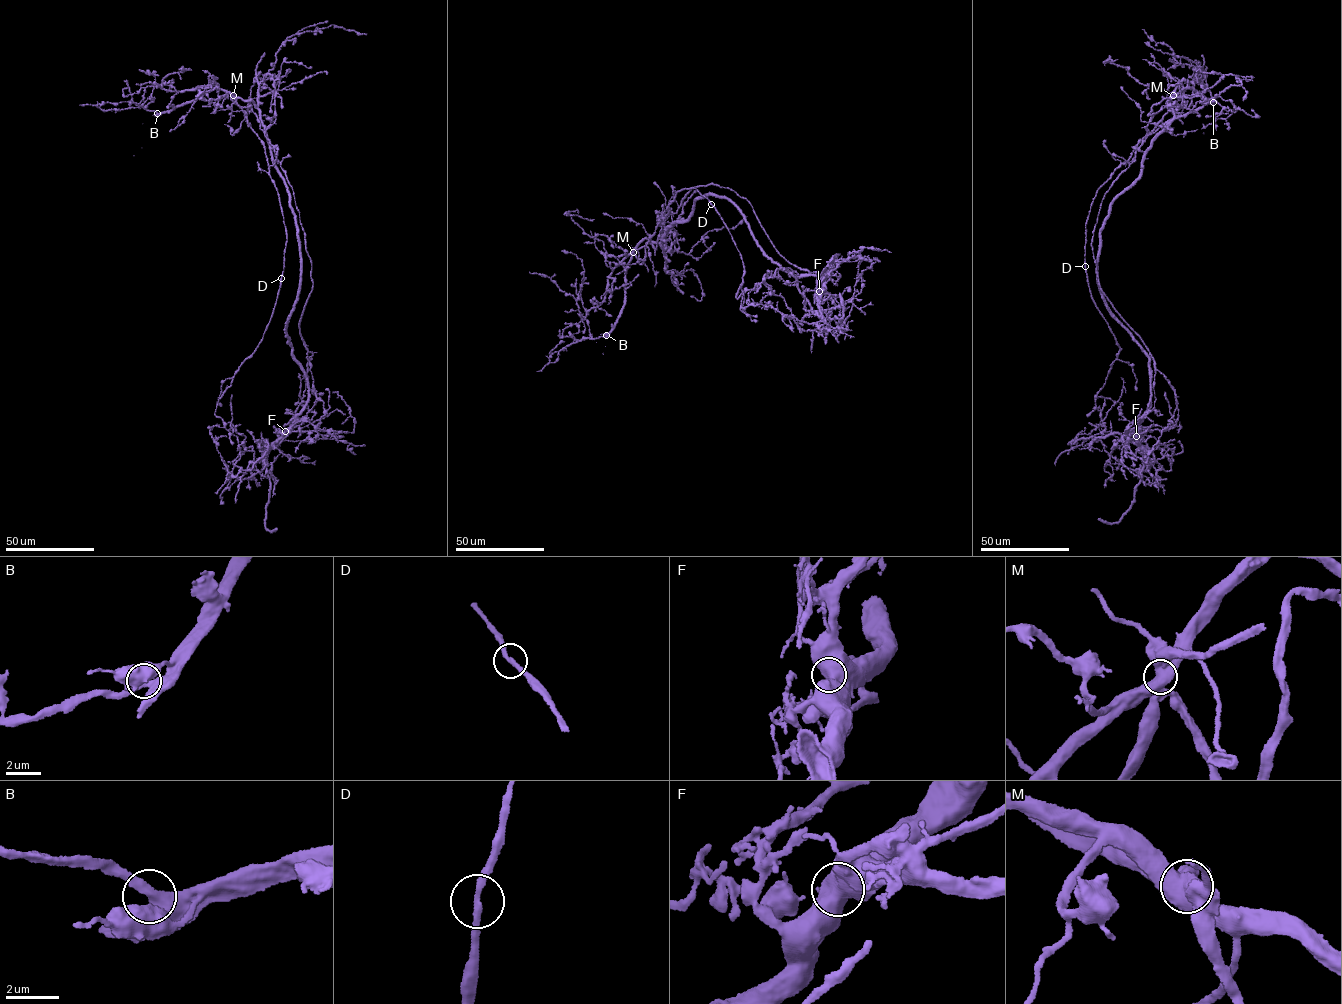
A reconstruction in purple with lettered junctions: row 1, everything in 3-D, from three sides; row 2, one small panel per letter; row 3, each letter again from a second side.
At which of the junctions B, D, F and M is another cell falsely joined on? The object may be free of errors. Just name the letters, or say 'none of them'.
M

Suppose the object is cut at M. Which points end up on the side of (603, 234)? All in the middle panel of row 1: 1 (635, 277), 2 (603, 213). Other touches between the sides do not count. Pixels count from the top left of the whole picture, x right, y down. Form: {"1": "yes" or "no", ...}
{"1": "yes", "2": "no"}

